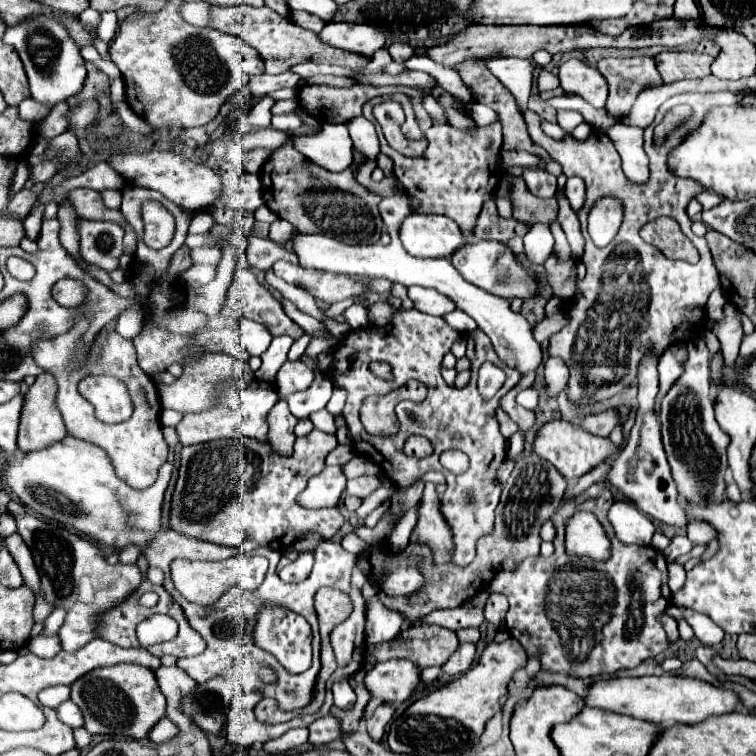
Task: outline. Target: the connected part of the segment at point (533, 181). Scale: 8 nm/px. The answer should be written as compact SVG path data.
M527 168L523 172L523 180L527 188L539 198L551 198L557 190L557 178L541 168Z

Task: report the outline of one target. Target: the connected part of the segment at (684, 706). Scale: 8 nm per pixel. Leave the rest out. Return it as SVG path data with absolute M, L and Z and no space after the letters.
M643 676L643 678L613 678L601 680L591 686L585 698L587 706L599 706L603 710L647 718L649 722L663 724L697 724L709 716L723 716L735 712L739 706L739 696L733 690L713 686L699 678L689 676Z

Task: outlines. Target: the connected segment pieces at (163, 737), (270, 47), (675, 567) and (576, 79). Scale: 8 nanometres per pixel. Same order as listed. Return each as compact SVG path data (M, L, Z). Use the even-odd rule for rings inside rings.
M163 718L157 722L157 726L151 730L149 738L155 742L155 744L163 744L163 742L169 742L171 738L175 738L179 732L179 728L169 720L169 718Z
M245 4L209 6L209 16L211 16L209 18L211 26L215 30L221 30L221 32L227 32L227 34L235 34L243 42L253 46L259 52L259 56L263 58L267 74L287 72L291 66L301 64L301 62L337 64L337 66L347 66L347 68L353 68L353 70L359 70L359 68L363 68L369 62L367 58L363 58L359 54L351 54L351 52L333 48L331 44L323 42L317 34L311 34L309 30L303 30L301 26L291 24L289 18L281 18L279 14L275 14L267 6L261 6L261 8L253 8L253 6L245 6Z
M671 562L669 564L669 588L673 592L677 592L677 590L683 588L683 584L685 584L685 570L683 570L683 566L677 564L677 562Z
M569 58L559 66L559 80L565 92L581 96L595 108L605 108L607 82L593 66L587 66L583 60Z

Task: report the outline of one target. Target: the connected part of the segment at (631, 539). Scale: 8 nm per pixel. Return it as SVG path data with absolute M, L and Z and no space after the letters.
M613 504L607 514L607 520L611 522L619 542L637 544L637 546L651 544L651 538L655 534L655 526L633 504Z

